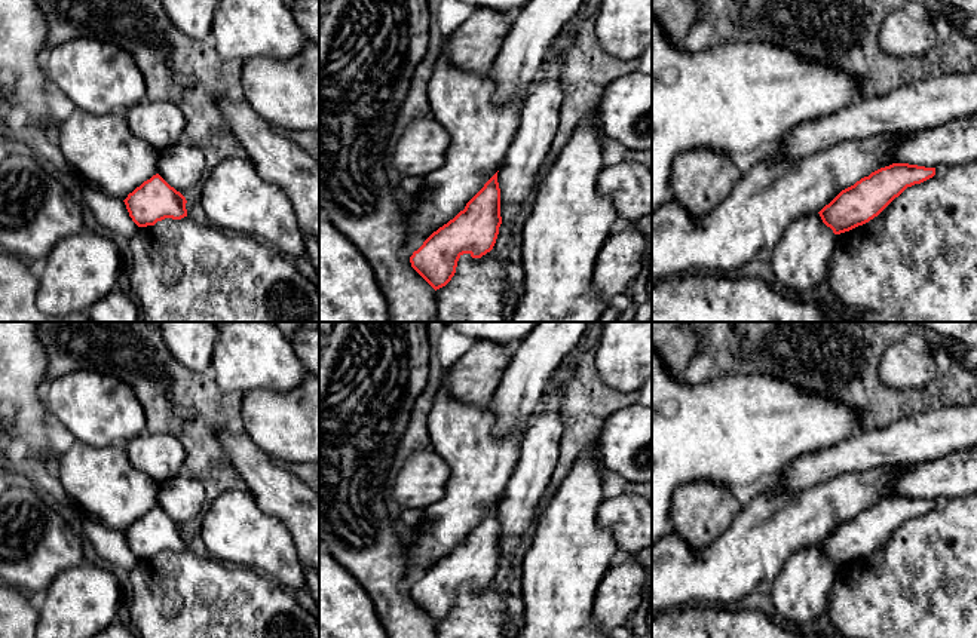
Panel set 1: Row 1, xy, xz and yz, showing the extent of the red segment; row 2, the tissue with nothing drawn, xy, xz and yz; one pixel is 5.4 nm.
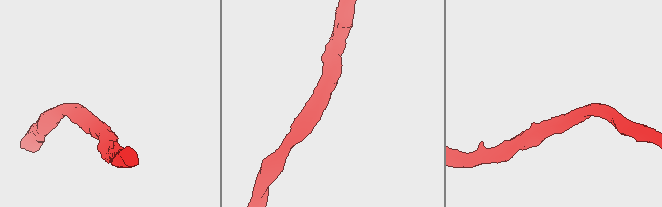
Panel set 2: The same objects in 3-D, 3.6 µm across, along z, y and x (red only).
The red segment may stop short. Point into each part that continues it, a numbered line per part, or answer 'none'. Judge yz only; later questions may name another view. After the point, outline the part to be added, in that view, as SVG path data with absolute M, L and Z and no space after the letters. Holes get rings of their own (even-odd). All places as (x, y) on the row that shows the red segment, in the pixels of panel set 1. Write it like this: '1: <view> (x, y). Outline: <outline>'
1: yz (777, 190). Outline: M910 134L840 141L796 160L777 147L739 177L720 205L698 220L686 214L674 197L667 197L652 212L652 282L686 273L726 274L751 261L759 249L774 249L791 221L820 212L842 190L892 165L897 145Z

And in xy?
1: xy (103, 152). Outline: M76 110L67 120L58 123L53 137L67 163L99 194L125 200L129 193L157 174L160 151L132 134L126 114L95 116Z

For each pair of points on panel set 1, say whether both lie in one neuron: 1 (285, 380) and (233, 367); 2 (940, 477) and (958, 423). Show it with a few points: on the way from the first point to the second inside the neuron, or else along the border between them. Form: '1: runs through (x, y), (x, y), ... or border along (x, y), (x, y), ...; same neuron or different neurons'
1: runs through (272, 367), (247, 367); same neuron
2: border along (961, 448), (936, 459), (913, 463); different neurons

